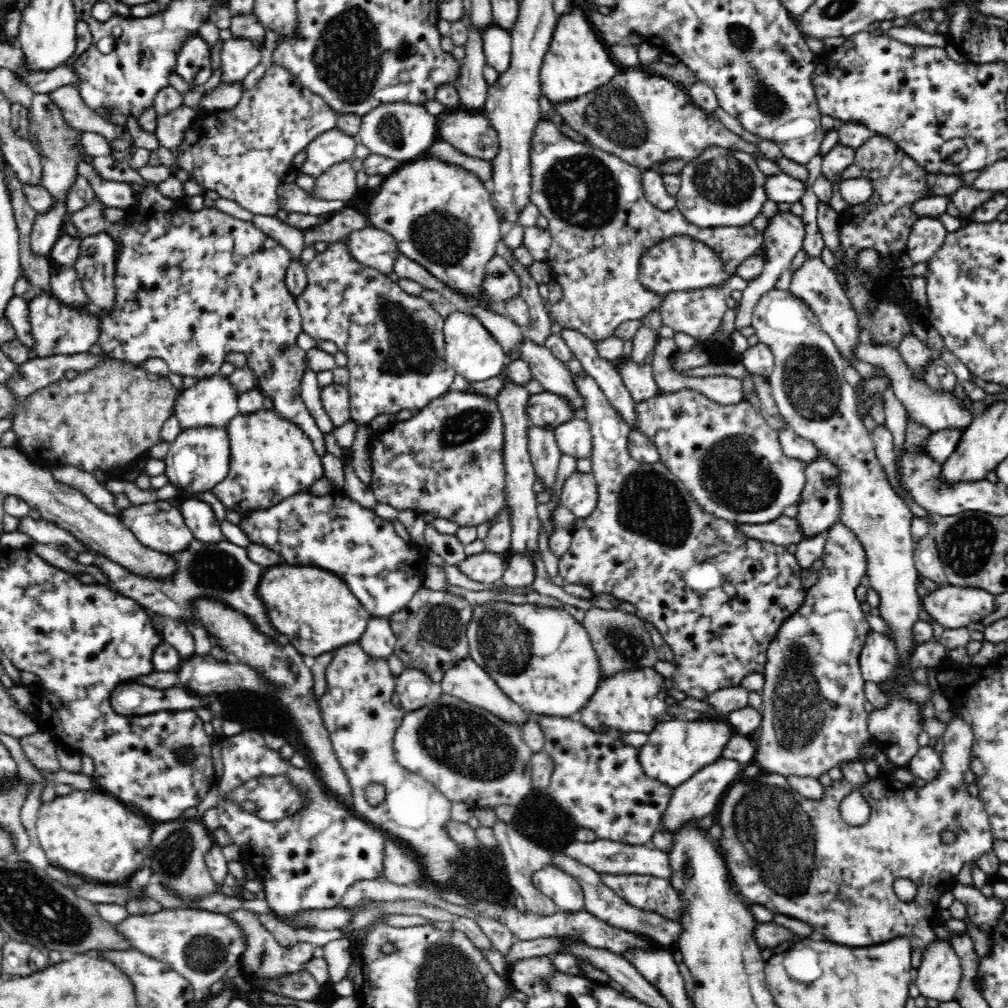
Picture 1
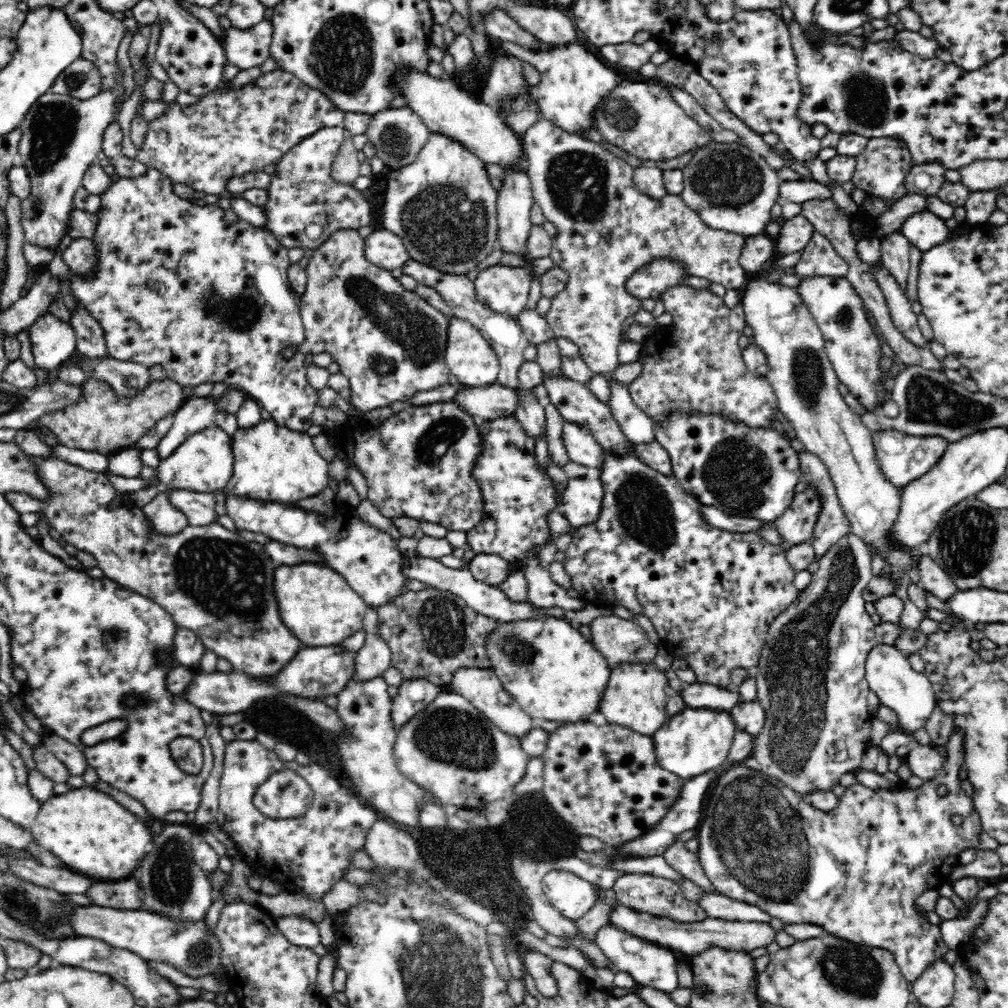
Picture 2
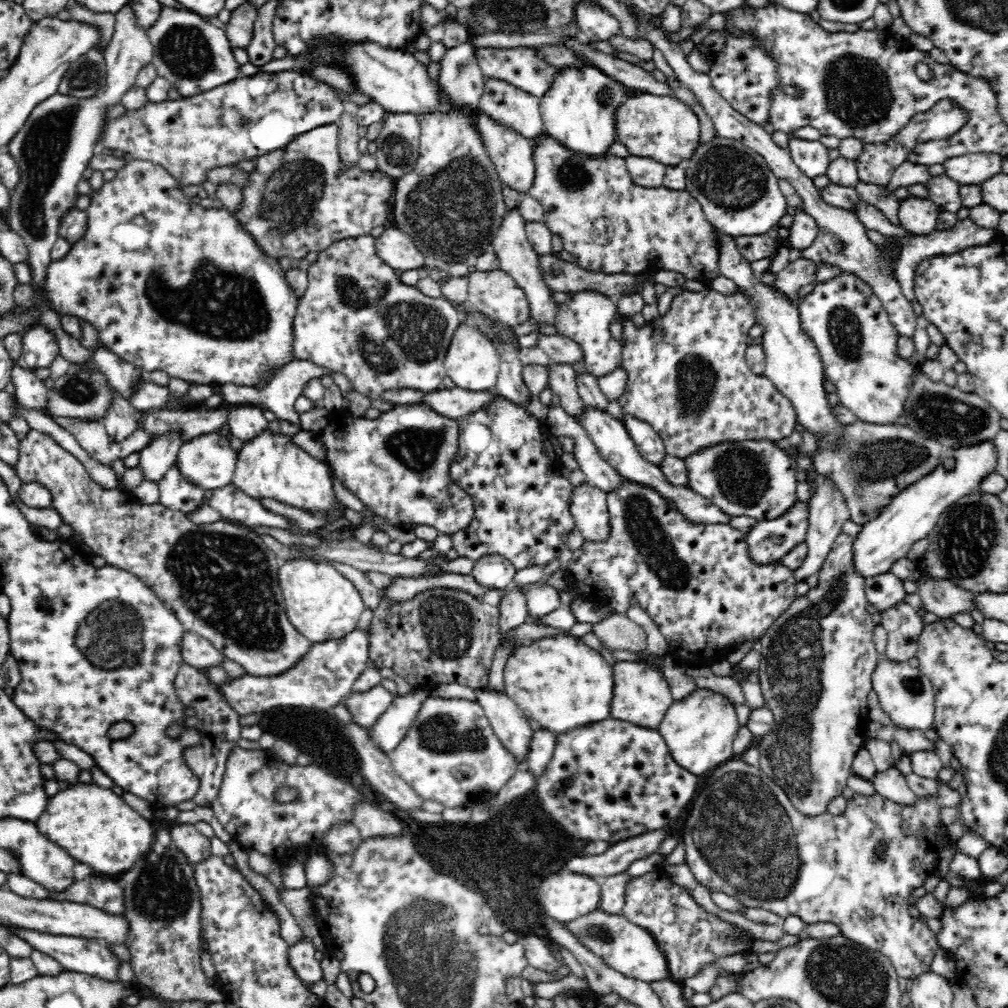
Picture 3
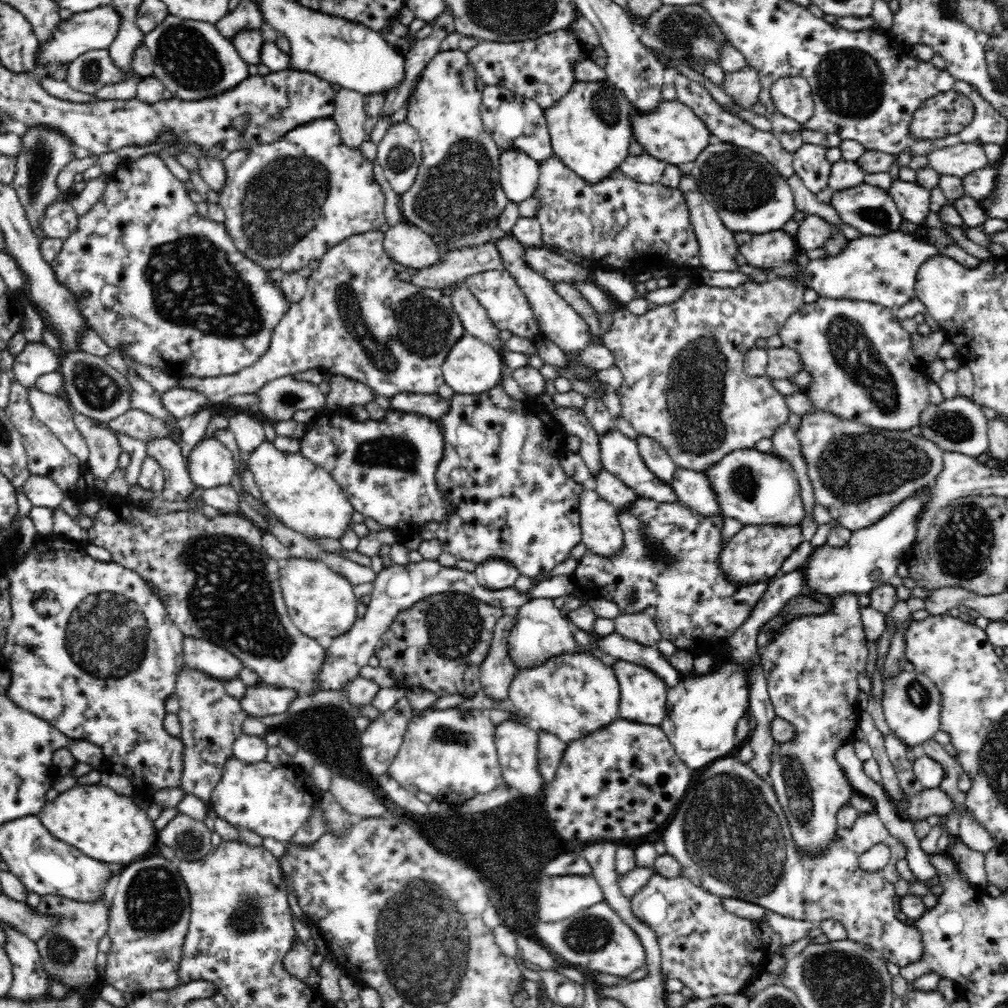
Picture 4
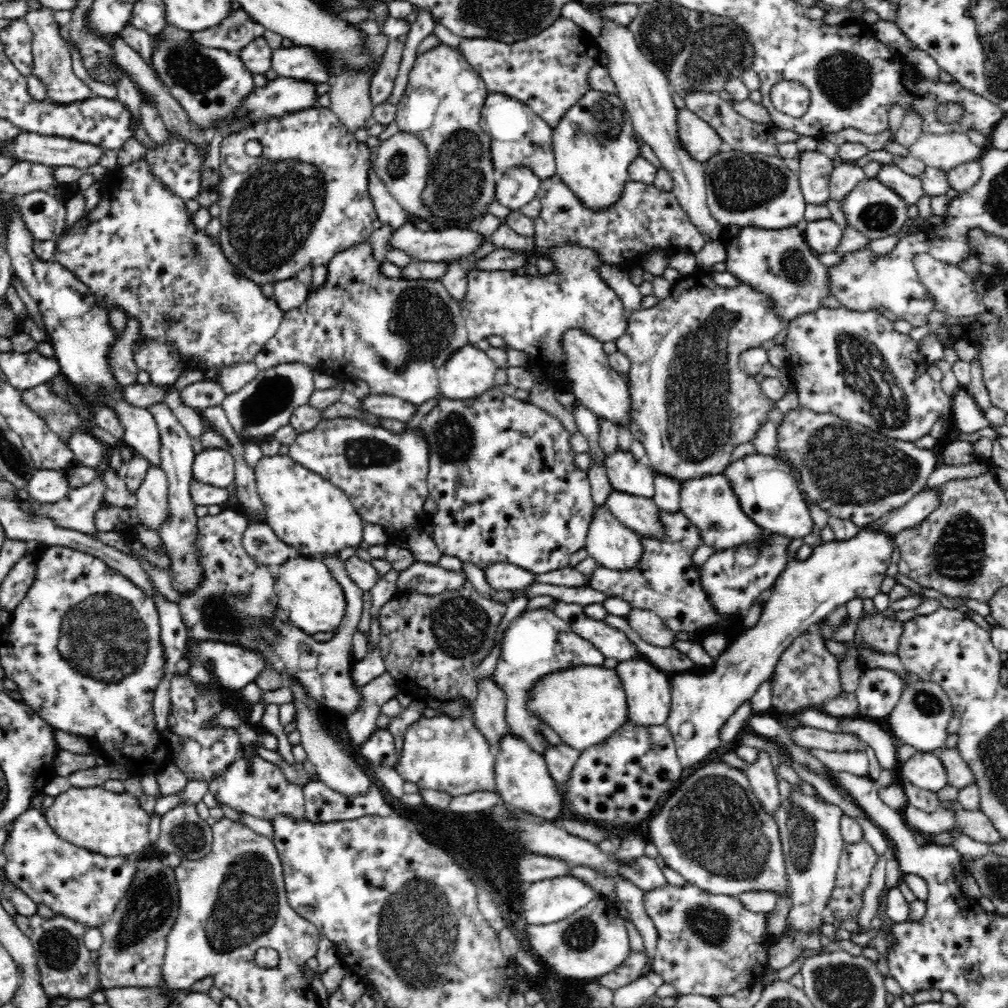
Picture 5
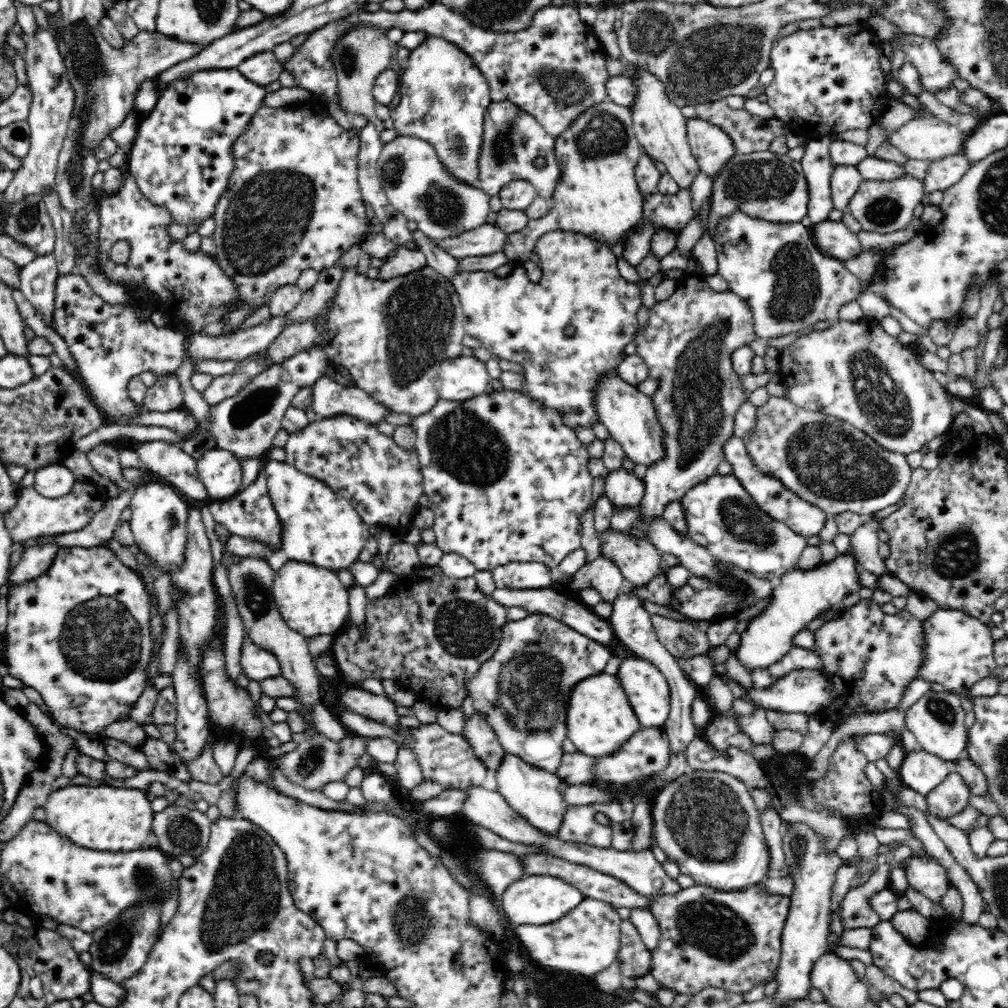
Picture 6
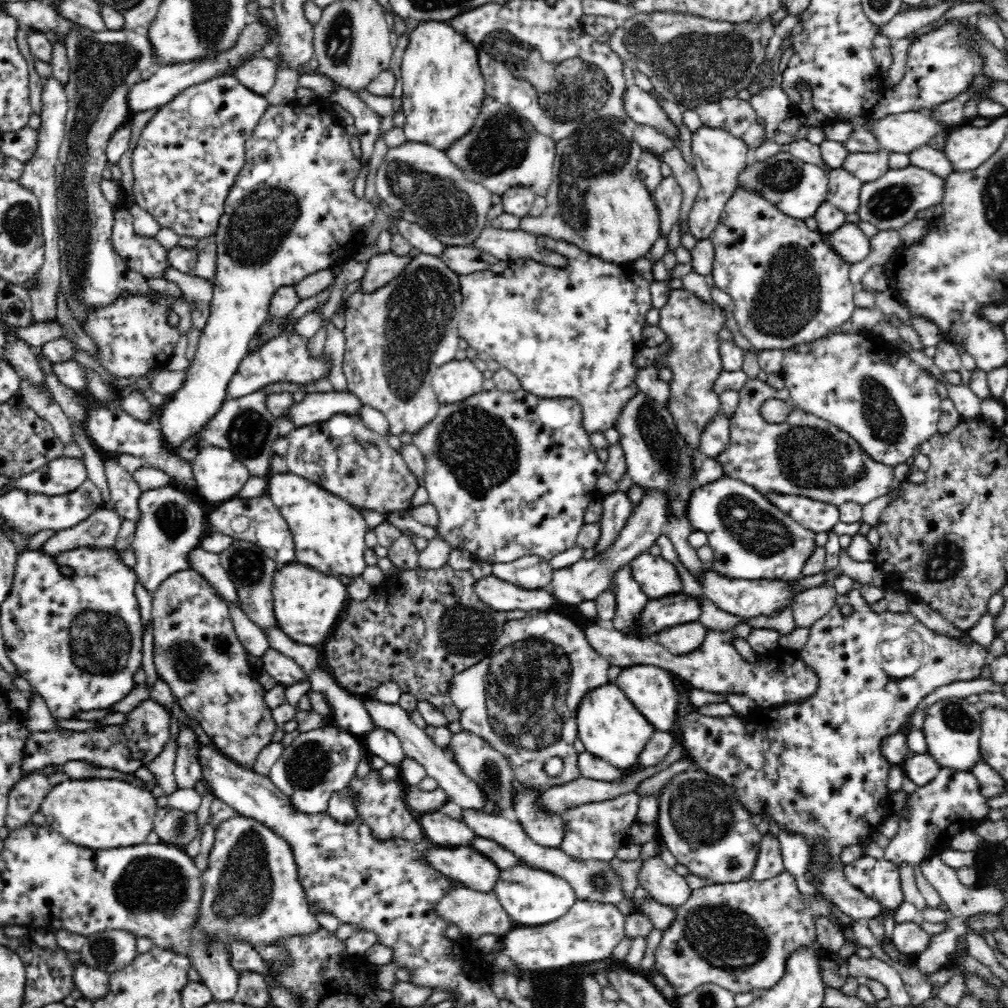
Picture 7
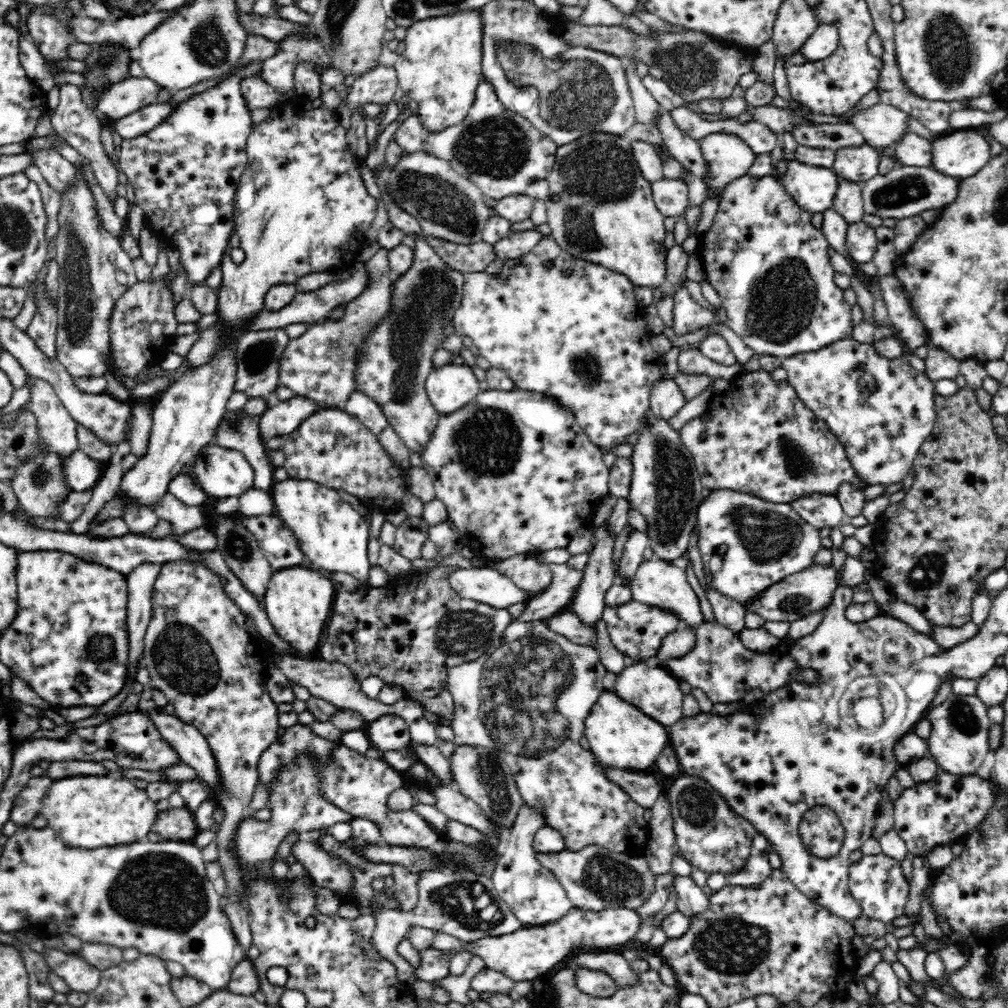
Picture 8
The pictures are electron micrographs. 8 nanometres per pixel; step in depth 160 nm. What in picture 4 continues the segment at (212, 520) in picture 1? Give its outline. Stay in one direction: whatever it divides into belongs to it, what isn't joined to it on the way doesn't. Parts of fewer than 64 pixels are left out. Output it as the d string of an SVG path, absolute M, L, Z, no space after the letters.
M157 440L147 442L147 446L147 454L158 460L159 466L163 469L165 484L161 495L164 500L188 501L197 487L192 483L180 444L173 440Z

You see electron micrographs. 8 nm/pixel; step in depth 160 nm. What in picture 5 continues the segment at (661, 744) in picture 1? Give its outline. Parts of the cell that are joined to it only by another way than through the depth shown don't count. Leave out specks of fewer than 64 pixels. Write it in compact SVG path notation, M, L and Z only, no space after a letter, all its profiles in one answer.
M866 526L860 528L851 540L818 542L813 546L810 558L806 560L794 560L794 556L790 556L790 564L786 565L774 586L767 593L768 600L765 609L761 610L758 623L740 636L733 637L729 647L716 657L712 668L671 677L671 711L665 725L676 743L675 749L684 770L690 772L720 753L725 746L720 731L726 720L746 701L750 701L751 696L754 696L762 684L770 680L780 655L802 632L806 632L822 618L829 616L839 604L846 604L852 598L872 599L873 596L882 592L880 586L887 577L886 571L892 562L896 547L896 535L882 532L873 526Z

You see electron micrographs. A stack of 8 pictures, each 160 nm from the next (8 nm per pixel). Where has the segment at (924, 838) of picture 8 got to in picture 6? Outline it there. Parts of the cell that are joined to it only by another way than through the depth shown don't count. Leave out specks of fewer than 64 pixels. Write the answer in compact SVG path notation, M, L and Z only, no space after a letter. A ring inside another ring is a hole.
M951 771L946 780L933 788L925 797L933 815L946 821L946 818L962 812L968 806L970 794L964 779L960 778L958 773ZM891 863L877 864L868 882L860 888L850 890L840 903L839 917L843 931L854 928L873 928L881 919L872 909L870 900L874 894L881 892L886 886L886 877L890 873Z

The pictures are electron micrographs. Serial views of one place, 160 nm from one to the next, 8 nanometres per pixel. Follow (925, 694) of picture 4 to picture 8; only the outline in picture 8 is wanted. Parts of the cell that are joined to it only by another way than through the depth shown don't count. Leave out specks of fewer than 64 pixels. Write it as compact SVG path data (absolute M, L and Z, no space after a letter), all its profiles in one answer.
M950 694L939 706L926 714L931 724L930 736L926 740L928 755L937 763L940 769L950 774L975 774L982 766L988 748L988 726L991 722L986 712L986 705L974 696Z

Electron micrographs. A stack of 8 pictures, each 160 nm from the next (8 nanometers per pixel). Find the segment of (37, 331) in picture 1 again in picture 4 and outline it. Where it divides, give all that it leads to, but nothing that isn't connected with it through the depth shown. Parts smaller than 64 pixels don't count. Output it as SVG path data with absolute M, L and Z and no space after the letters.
M46 339L26 343L24 350L14 357L13 375L22 386L34 386L36 380L46 372L60 370L58 355L46 343Z

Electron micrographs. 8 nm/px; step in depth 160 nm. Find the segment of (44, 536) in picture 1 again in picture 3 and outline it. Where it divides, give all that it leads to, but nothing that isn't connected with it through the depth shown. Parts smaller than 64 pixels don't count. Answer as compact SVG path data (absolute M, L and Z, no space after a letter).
M31 429L30 434L28 434L28 436L24 438L24 442L21 443L19 458L14 468L21 480L28 483L38 482L50 491L52 507L54 507L56 512L60 515L62 524L70 526L74 537L79 536L79 538L81 538L83 546L92 549L96 556L104 558L106 565L118 567L126 572L132 573L143 583L146 583L146 587L154 592L154 595L161 600L161 603L178 617L185 632L196 633L210 641L210 643L214 645L214 648L224 655L224 658L233 660L235 663L242 665L242 667L246 669L248 675L281 675L282 672L290 670L290 668L292 668L294 664L296 664L298 660L308 652L308 648L310 648L312 642L310 642L305 636L302 636L302 634L296 630L296 627L290 623L287 617L284 597L282 596L278 578L281 560L277 558L274 552L270 551L270 549L265 546L260 535L248 532L248 530L244 530L244 526L228 520L216 521L212 522L212 524L196 524L190 521L183 512L168 508L160 502L156 504L129 502L127 500L127 494L119 488L106 489L103 488L102 485L96 483L96 481L92 480L90 473L86 471L84 464L80 463L78 458L64 450L64 448L58 446L52 438L49 438L44 434L39 434L36 430Z

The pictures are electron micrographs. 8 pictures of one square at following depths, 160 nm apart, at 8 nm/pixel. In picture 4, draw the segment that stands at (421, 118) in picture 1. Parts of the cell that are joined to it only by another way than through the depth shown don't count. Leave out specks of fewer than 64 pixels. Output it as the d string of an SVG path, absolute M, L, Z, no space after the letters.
M407 121L391 122L377 144L377 161L397 195L404 194L422 164L422 145L418 131Z

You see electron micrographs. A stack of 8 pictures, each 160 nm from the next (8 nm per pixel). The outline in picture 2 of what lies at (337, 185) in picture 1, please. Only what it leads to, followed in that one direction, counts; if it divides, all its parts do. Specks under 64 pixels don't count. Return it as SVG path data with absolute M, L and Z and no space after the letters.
M350 136L341 144L336 158L332 163L330 178L340 185L353 186L356 178L360 176L360 160L358 150L354 147Z

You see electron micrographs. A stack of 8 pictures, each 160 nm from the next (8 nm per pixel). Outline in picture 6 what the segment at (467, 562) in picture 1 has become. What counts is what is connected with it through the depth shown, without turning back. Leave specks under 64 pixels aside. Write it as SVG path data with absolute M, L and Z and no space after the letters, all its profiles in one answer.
M538 562L510 563L490 571L497 588L550 588L550 569Z

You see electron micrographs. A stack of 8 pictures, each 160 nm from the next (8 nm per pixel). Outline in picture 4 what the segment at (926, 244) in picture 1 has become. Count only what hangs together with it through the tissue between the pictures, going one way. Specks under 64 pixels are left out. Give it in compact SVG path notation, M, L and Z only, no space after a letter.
M896 179L891 185L889 195L893 199L904 223L925 226L930 214L930 191L920 184L904 182Z

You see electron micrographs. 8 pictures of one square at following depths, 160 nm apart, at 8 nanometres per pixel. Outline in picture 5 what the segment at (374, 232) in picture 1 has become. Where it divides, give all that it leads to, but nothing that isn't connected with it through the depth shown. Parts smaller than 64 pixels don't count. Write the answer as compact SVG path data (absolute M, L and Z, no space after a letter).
M414 219L393 230L389 239L391 249L402 250L416 261L446 261L468 256L482 244L480 233L472 229L422 231Z

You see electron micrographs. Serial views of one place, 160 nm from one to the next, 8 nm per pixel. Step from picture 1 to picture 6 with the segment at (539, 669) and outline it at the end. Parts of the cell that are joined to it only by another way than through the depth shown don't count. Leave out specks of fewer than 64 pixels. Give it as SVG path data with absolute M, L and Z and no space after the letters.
M602 672L580 680L566 700L566 736L576 750L588 756L606 756L614 752L640 727L629 698L617 675Z

